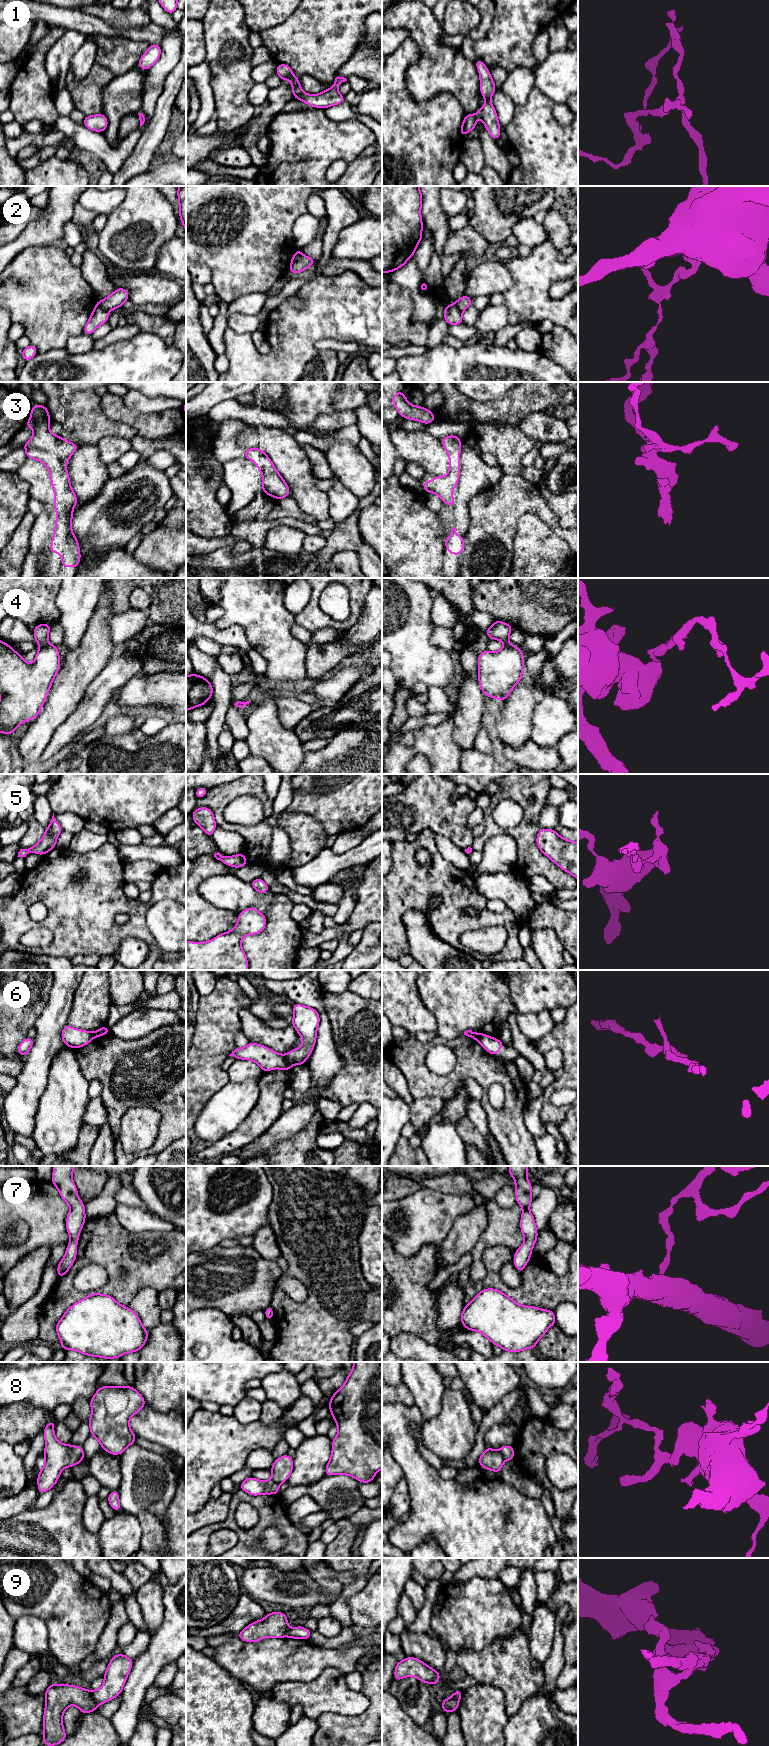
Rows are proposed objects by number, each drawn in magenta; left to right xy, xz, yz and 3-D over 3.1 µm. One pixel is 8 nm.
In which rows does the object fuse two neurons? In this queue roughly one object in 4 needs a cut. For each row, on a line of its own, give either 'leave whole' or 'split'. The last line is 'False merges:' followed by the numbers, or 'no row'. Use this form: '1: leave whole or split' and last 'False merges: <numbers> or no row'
1: leave whole
2: split
3: leave whole
4: split
5: leave whole
6: split
7: leave whole
8: split
9: split
False merges: 2, 4, 6, 8, 9

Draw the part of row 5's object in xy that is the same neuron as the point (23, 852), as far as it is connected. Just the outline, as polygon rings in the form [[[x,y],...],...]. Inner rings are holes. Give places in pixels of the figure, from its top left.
[[[53,813],[50,826],[45,829],[43,838],[36,845],[30,847],[29,849],[20,849],[17,857],[26,857],[28,853],[37,853],[43,856],[50,850],[56,848],[56,840],[62,831],[63,829],[54,818]]]

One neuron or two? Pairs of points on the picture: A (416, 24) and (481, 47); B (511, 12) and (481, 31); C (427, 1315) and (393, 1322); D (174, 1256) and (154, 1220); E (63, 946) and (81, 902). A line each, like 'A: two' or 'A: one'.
A: two
B: two
C: one
D: two
E: one

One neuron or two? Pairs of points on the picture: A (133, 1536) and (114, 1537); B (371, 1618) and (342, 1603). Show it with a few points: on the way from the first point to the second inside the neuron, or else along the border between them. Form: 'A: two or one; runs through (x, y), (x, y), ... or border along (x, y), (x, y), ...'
A: one; runs through (128, 1536), (119, 1537)
B: two; border along (363, 1587), (348, 1600), (352, 1624)

